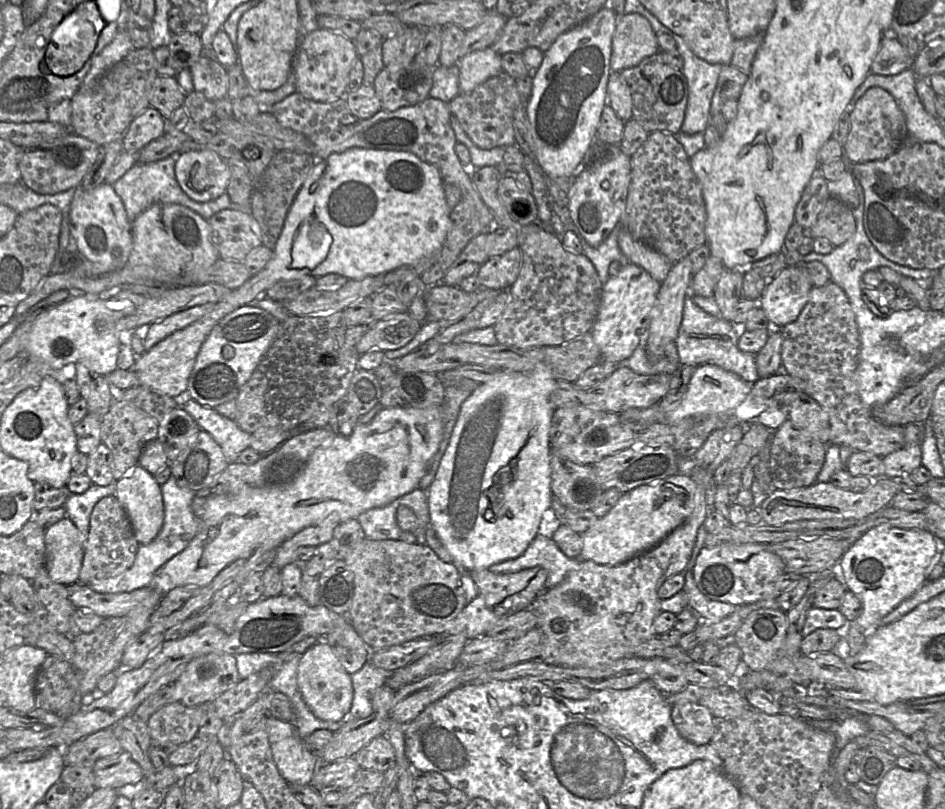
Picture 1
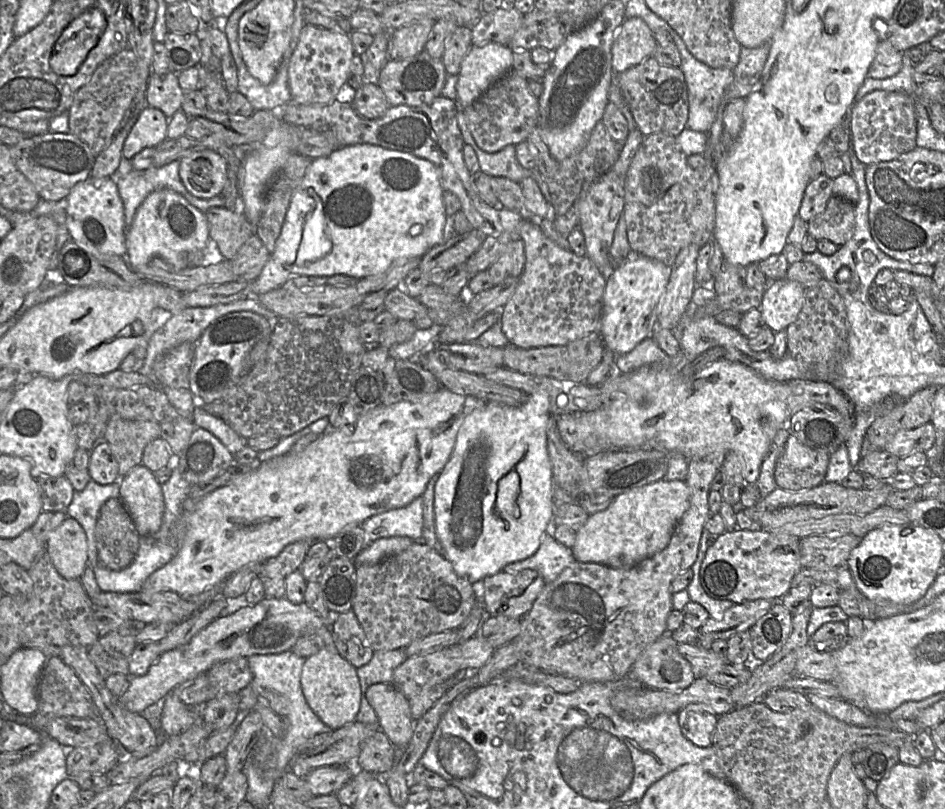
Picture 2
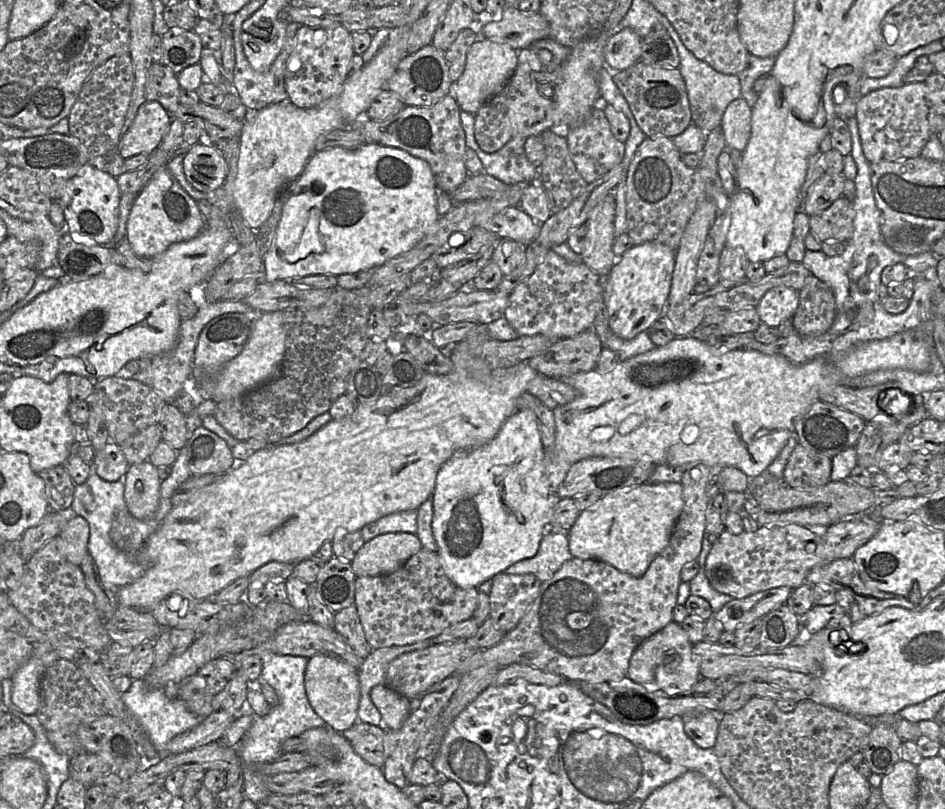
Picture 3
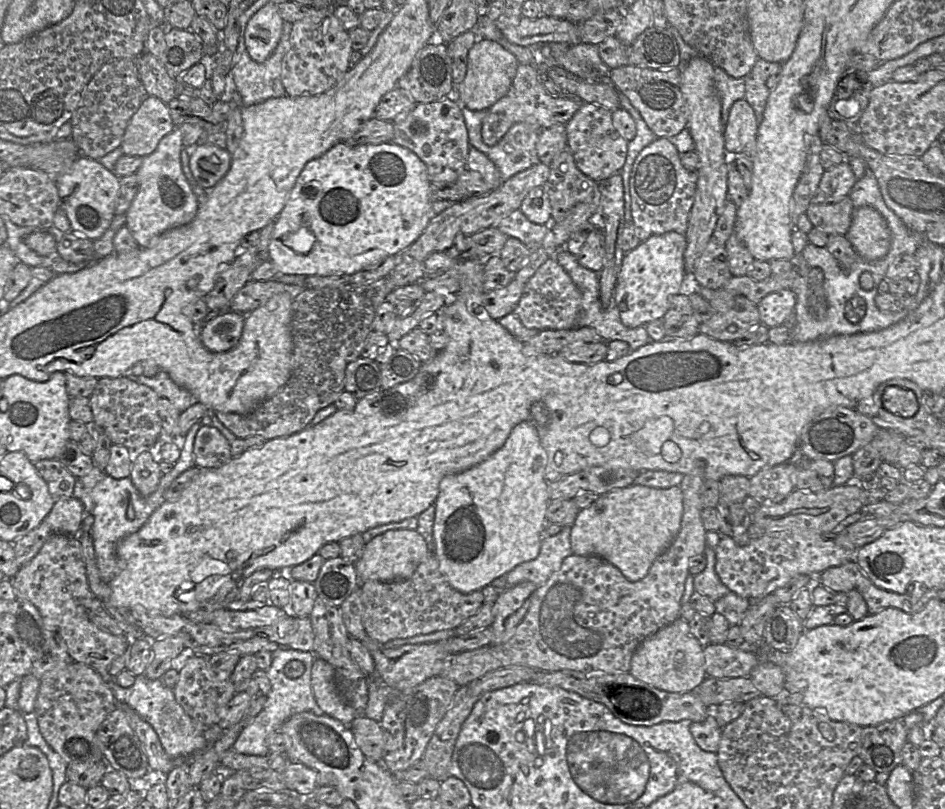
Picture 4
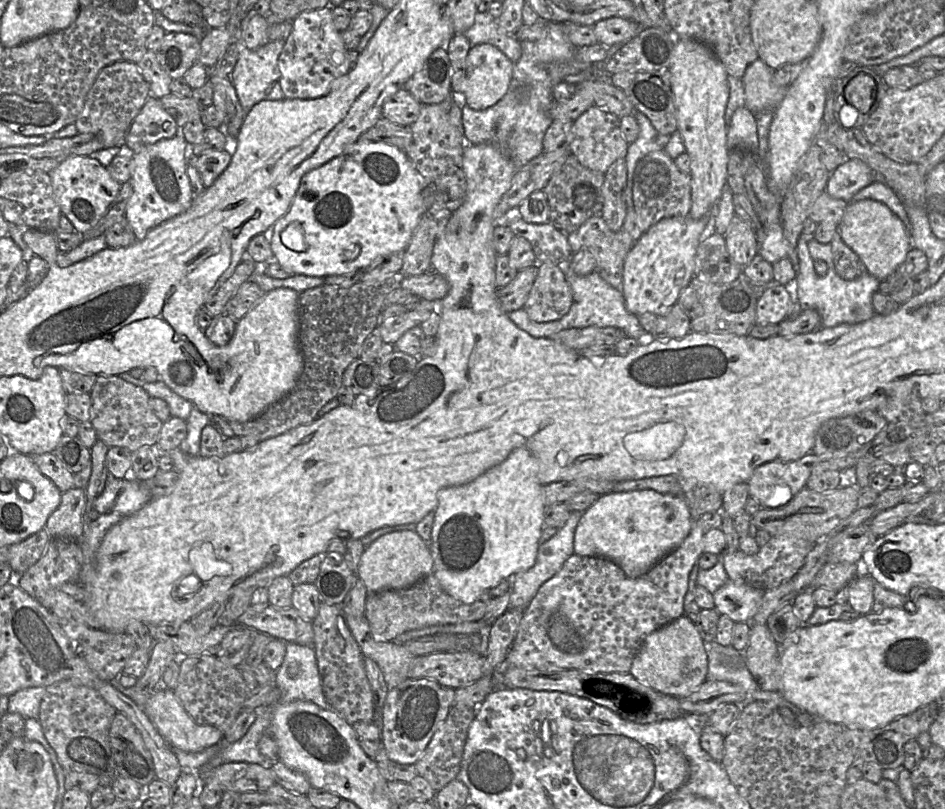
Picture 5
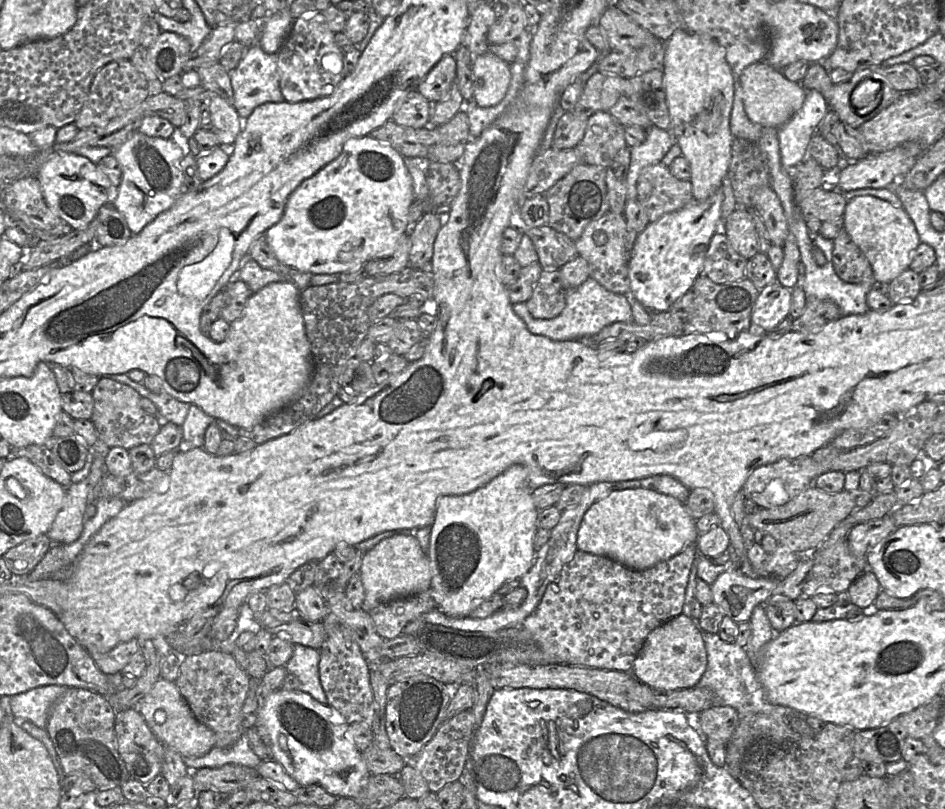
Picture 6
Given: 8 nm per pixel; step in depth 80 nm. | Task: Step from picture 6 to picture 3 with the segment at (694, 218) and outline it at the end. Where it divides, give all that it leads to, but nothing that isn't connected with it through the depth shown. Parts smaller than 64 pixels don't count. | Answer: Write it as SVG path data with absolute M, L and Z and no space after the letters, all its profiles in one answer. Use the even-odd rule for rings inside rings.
M657 242L633 246L618 258L604 281L604 302L613 334L621 339L633 339L664 314L674 265L675 251Z

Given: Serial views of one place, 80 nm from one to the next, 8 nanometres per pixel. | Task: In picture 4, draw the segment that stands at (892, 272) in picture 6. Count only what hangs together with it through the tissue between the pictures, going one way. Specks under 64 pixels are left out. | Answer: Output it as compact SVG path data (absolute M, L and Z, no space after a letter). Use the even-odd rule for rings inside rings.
M870 206L854 209L845 237L859 256L868 261L882 259L891 246L891 232L886 220Z

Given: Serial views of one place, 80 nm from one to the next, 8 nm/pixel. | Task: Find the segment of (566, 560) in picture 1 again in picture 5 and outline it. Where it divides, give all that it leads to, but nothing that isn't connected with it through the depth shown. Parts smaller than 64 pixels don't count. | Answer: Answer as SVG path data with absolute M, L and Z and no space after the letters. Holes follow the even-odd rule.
M572 511L556 534L540 543L533 566L513 576L509 609L526 609L540 586L552 578L573 554L574 532L582 514Z

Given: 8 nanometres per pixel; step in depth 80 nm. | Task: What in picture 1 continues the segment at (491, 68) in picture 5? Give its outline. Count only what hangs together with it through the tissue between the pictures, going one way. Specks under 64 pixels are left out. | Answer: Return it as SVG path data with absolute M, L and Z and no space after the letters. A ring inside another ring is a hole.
M490 47L471 52L460 58L460 93L471 92L479 84L502 72L501 55Z

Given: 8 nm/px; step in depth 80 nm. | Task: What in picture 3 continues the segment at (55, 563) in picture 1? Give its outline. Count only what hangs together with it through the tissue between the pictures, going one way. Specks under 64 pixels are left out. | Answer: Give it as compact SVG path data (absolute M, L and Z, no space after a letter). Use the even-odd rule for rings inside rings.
M76 515L70 519L57 536L57 547L62 555L74 565L80 566L88 554L89 524Z

